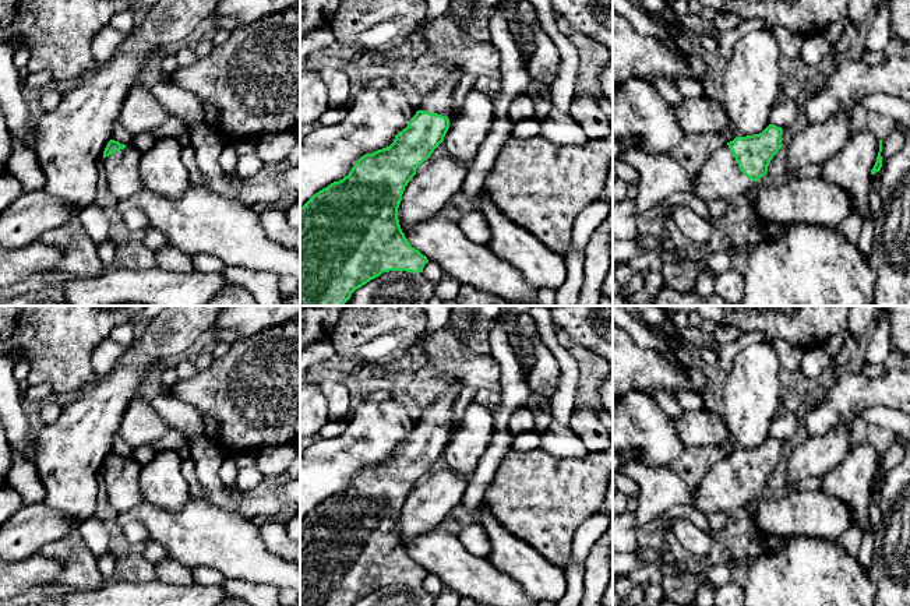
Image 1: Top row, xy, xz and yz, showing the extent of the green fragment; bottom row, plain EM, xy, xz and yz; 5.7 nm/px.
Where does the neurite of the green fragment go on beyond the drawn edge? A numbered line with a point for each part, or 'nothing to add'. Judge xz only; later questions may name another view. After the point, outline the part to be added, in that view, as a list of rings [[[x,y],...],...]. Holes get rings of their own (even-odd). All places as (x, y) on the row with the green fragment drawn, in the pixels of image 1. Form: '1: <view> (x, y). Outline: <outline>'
1: xz (440, 101). Outline: [[[451,70],[447,78],[438,84],[433,92],[422,96],[420,110],[449,116],[454,109],[454,88],[459,82],[462,73]]]

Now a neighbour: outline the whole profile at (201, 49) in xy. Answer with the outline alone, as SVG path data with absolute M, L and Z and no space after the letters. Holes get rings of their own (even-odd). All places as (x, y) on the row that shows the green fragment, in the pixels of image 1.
M207 38L207 39L202 39L201 42L198 42L193 47L193 50L194 50L197 59L202 59L207 54L209 54L214 47L215 47L215 45L214 45L212 39L211 38Z

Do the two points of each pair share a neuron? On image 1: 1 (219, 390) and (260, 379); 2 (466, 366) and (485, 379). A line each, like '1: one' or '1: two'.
1: one
2: one

